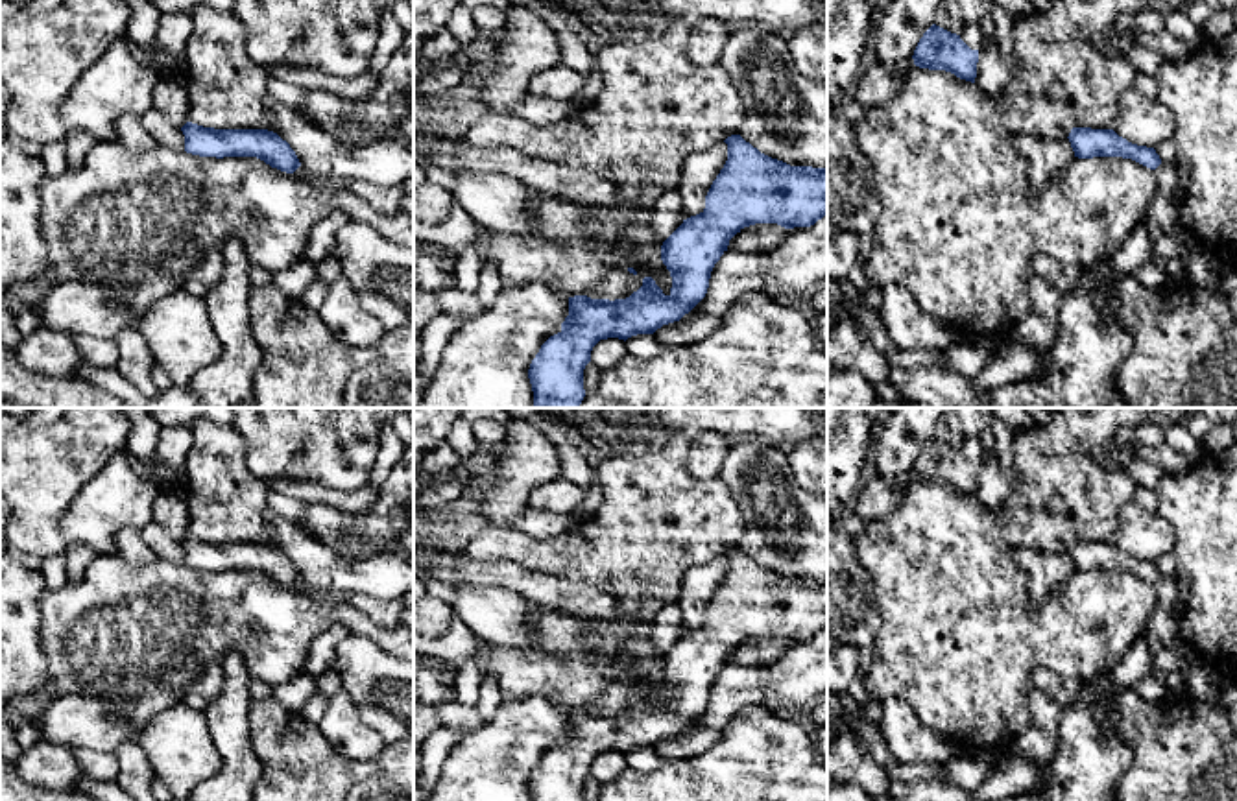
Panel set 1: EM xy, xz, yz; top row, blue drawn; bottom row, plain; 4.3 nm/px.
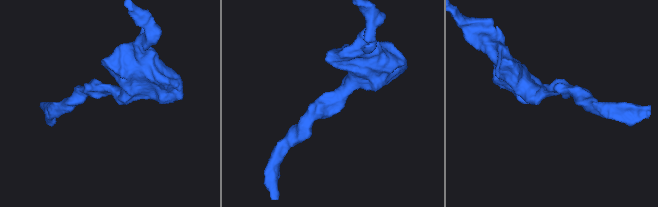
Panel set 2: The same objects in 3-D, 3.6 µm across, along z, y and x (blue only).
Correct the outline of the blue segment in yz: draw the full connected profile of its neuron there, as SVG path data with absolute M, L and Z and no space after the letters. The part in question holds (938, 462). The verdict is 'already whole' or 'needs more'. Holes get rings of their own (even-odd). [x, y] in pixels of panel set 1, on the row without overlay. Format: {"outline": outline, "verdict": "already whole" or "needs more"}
{"outline": "M932 437L914 463L914 478L929 484L945 484L975 496L979 463L971 463L956 447Z", "verdict": "already whole"}

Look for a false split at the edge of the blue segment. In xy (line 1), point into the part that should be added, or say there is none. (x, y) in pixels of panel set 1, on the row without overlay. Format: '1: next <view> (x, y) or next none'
1: next none

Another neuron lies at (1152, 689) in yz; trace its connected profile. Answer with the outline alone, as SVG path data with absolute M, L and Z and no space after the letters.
M1159 675L1141 677L1132 688L1148 703L1163 701L1169 694Z

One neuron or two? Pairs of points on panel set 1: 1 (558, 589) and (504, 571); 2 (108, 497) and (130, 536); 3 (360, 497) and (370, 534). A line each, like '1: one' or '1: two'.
1: one
2: two
3: two

